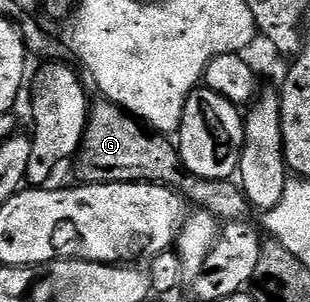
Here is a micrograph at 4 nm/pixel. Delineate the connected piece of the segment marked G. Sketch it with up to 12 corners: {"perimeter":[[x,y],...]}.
{"perimeter":[[110,100],[89,105],[84,184],[163,184],[219,221],[251,205],[233,179],[186,171],[169,135]]}

